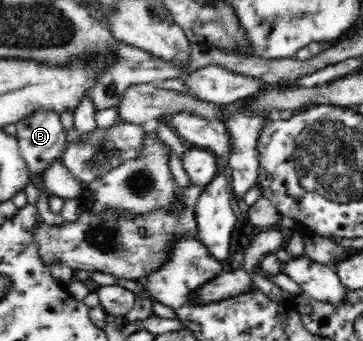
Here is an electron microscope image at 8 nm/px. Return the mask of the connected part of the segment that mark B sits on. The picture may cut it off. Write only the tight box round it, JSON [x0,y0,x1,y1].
[16,112,66,177]

